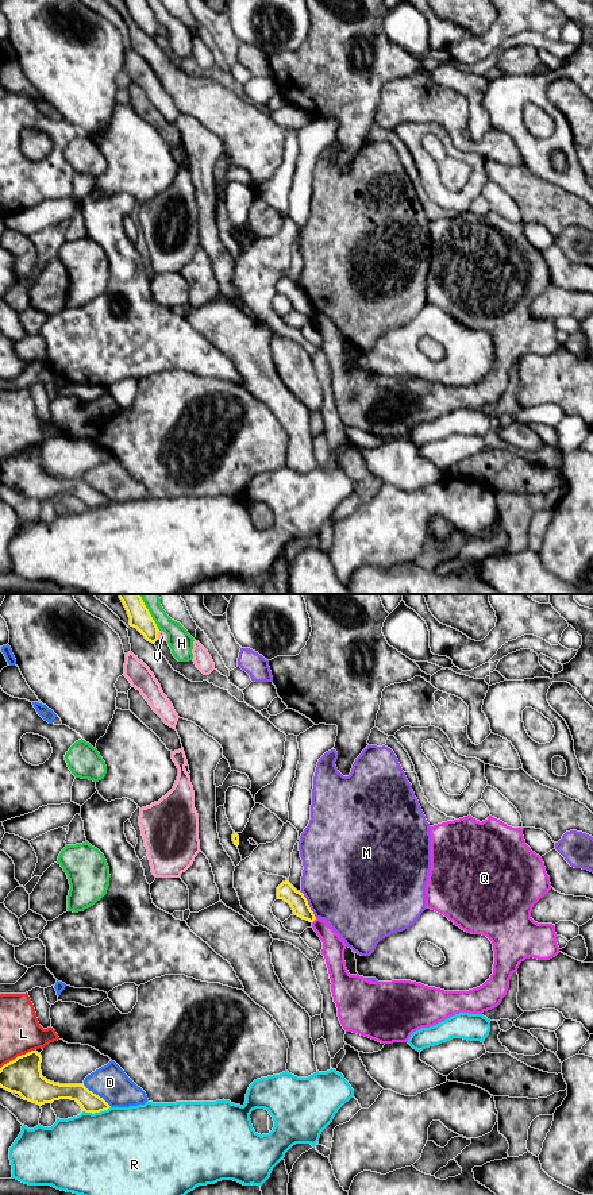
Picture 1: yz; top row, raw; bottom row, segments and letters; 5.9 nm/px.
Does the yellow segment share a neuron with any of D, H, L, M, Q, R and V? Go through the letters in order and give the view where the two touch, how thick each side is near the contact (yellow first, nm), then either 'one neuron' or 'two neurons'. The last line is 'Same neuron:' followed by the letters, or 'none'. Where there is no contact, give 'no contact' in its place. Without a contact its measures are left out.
D: meets yellow in yz; 120 nm thick on the yellow side, 200 nm on the other; two neurons
H: meets yellow in yz; 130 nm thick on the yellow side, 140 nm on the other; two neurons
L: meets yellow in yz; 220 nm thick on the yellow side, 240 nm on the other; two neurons
M: meets yellow in yz; 110 nm thick on the yellow side, 480 nm on the other; two neurons
Q: meets yellow in yz; 110 nm thick on the yellow side, 130 nm on the other; two neurons
R: meets yellow in yz; 120 nm thick on the yellow side, 480 nm on the other; two neurons
V: meets yellow in yz; 130 nm thick on the yellow side, 50 nm on the other; two neurons
Same neuron: none

